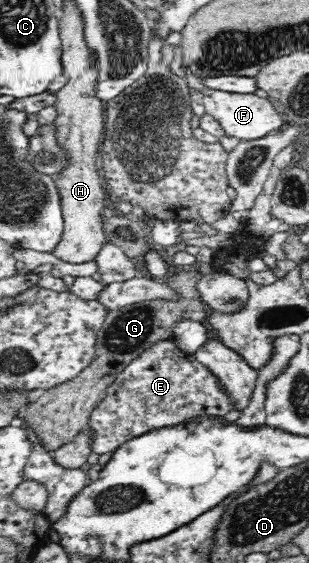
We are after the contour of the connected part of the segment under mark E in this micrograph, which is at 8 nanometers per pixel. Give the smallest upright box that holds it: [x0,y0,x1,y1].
[89,339,233,455]

